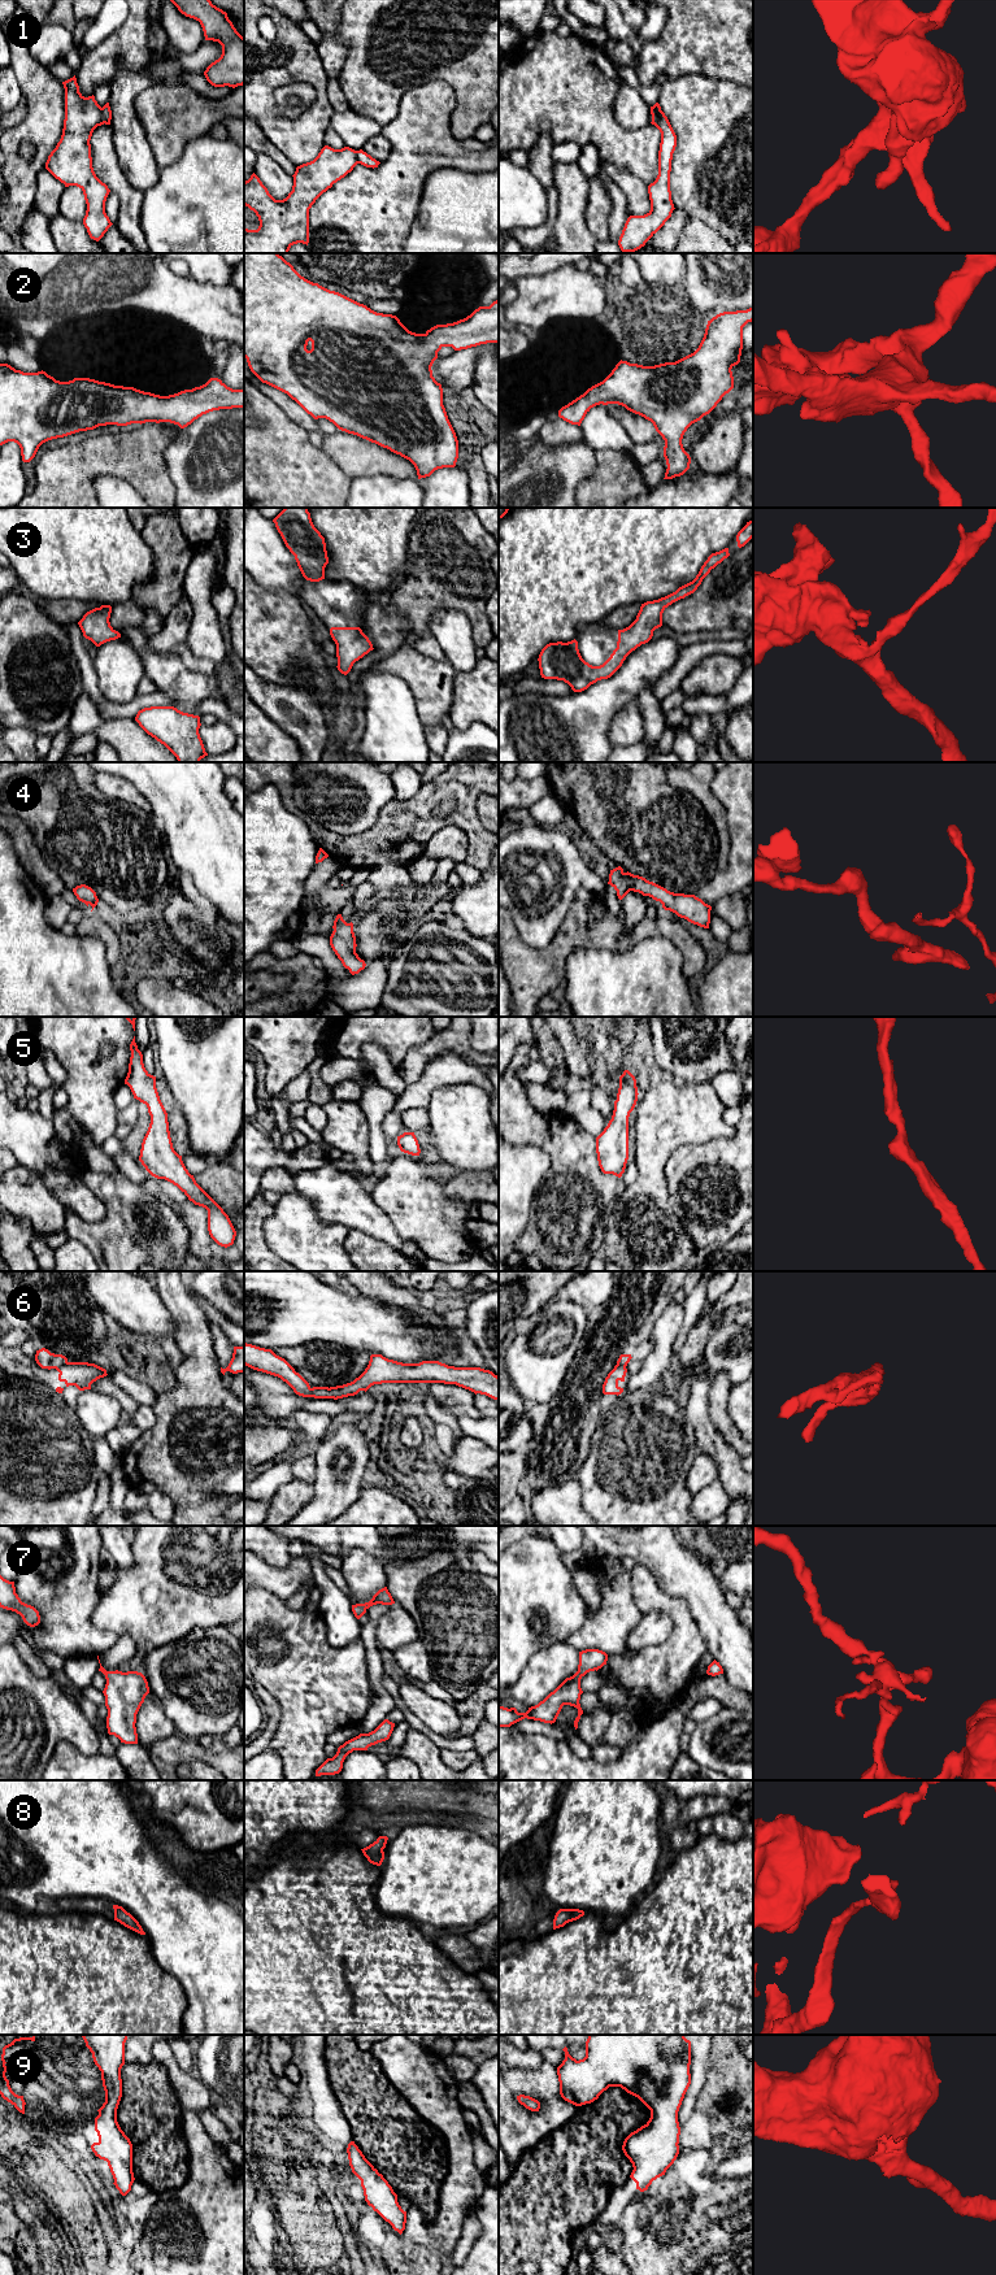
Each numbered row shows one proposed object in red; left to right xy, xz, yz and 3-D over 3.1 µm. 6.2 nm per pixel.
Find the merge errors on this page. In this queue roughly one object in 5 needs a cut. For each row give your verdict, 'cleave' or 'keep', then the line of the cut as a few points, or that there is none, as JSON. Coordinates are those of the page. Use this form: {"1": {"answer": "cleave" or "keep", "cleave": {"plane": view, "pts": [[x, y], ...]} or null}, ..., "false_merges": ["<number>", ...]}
{"1": {"answer": "cleave", "cleave": {"plane": "xy", "pts": [[100, 108], [104, 122]]}}, "2": {"answer": "keep", "cleave": null}, "3": {"answer": "keep", "cleave": null}, "4": {"answer": "keep", "cleave": null}, "5": {"answer": "keep", "cleave": null}, "6": {"answer": "cleave", "cleave": {"plane": "xy", "pts": [[68, 1362], [56, 1369]]}}, "7": {"answer": "keep", "cleave": null}, "8": {"answer": "keep", "cleave": null}, "9": {"answer": "keep", "cleave": null}, "false_merges": ["1", "6"]}

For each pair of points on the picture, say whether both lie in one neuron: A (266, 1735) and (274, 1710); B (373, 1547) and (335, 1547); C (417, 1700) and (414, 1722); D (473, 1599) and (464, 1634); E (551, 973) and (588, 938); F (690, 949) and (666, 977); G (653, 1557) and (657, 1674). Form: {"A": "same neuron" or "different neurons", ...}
{"A": "same neuron", "B": "same neuron", "C": "different neurons", "D": "same neuron", "E": "same neuron", "F": "different neurons", "G": "different neurons"}

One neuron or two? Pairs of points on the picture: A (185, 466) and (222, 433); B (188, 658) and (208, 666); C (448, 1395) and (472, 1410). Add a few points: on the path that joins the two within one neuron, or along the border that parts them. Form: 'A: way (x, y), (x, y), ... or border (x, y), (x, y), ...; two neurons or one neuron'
A: way (194, 461), (213, 442); one neuron
B: way (194, 662), (203, 665); one neuron
C: way (453, 1397), (466, 1406); one neuron

